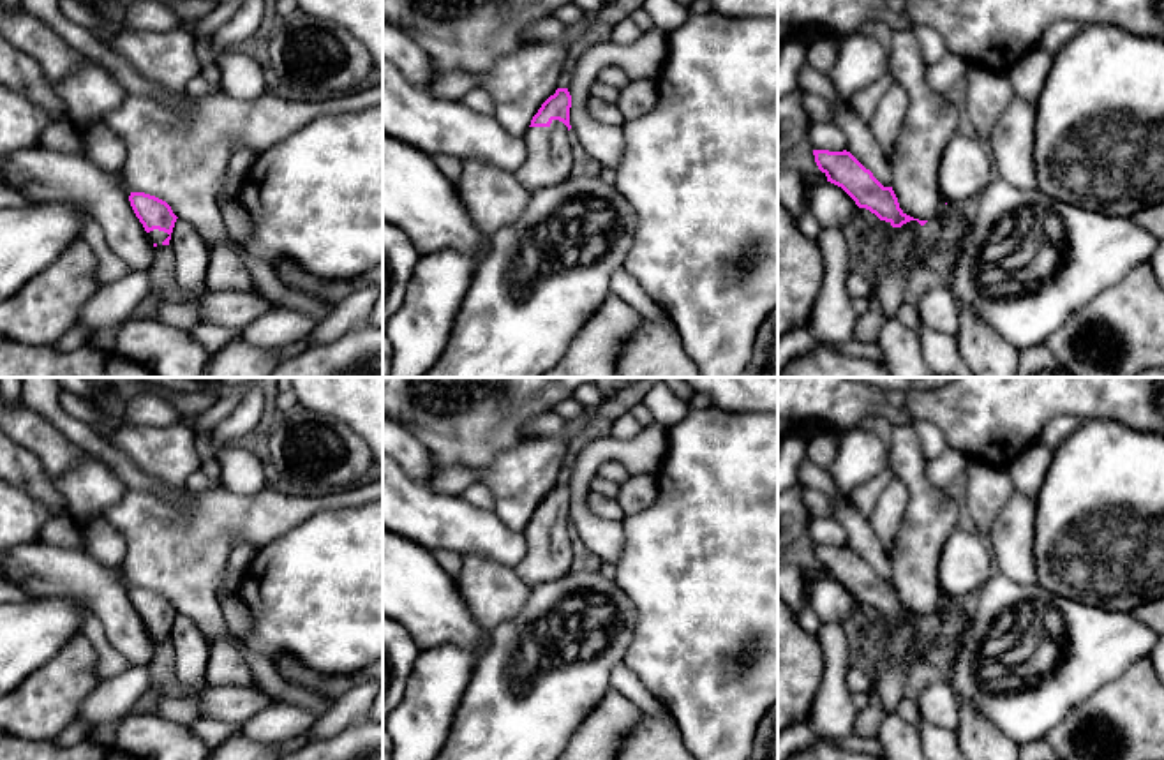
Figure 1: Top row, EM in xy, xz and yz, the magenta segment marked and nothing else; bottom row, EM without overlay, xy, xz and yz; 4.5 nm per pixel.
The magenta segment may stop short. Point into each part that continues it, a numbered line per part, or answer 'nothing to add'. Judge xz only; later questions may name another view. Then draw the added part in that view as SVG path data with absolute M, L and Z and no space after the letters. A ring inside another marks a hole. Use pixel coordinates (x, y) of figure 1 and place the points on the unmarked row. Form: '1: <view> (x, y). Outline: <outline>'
1: xz (549, 543). Outline: M552 515L548 522L529 522L524 534L527 554L515 571L529 587L571 570L571 533L563 517Z

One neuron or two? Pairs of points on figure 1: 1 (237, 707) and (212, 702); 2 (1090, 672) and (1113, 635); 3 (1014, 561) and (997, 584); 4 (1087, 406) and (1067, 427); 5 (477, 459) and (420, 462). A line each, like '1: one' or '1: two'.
1: one
2: one
3: two
4: two
5: two

